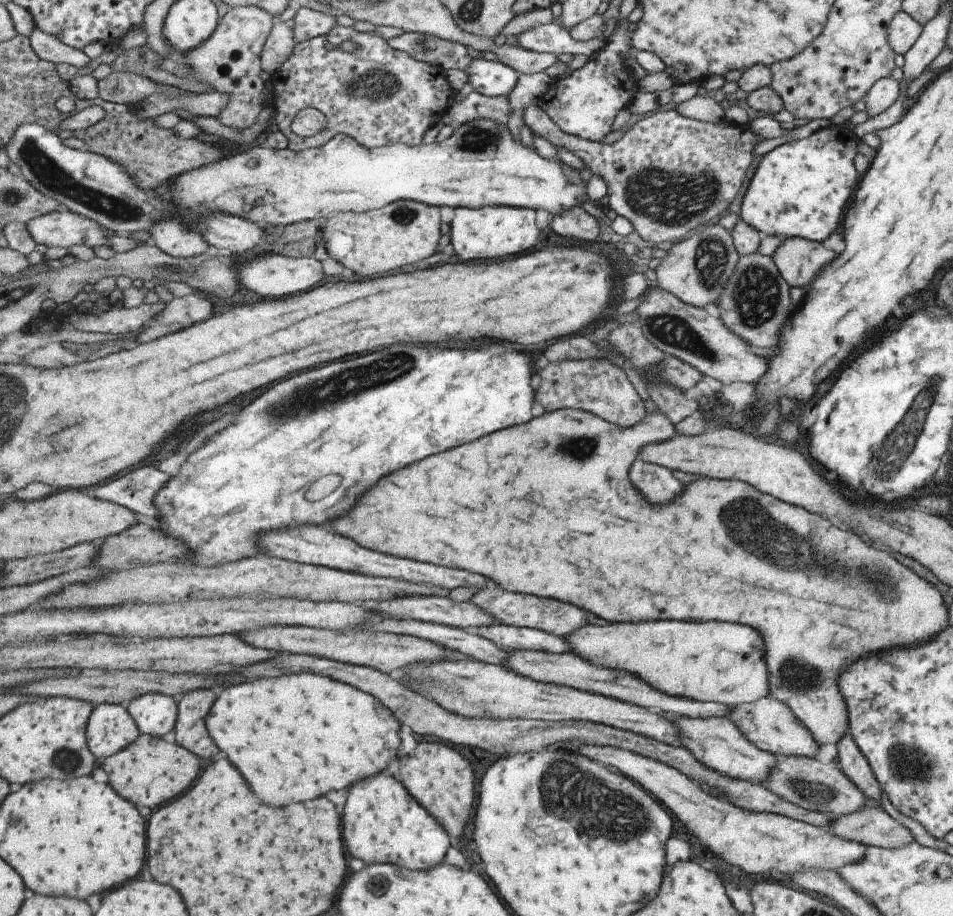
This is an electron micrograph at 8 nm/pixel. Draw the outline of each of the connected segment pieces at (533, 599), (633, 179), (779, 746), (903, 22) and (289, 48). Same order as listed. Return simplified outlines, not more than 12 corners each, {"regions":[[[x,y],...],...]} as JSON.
{"regions":[[[501,586],[470,601],[503,625],[562,638],[587,624],[583,610]],[[675,109],[613,144],[532,133],[606,184],[606,206],[657,246],[727,208],[762,140]],[[773,697],[730,706],[726,719],[772,755],[819,747]],[[899,10],[886,26],[886,41],[903,54],[922,28]],[[277,21],[260,56],[273,75],[291,58],[292,22]]]}

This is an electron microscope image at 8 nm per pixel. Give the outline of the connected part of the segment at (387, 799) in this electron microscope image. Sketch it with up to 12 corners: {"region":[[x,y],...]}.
{"region":[[355,784],[345,842],[365,864],[439,866],[453,840],[405,788]]}

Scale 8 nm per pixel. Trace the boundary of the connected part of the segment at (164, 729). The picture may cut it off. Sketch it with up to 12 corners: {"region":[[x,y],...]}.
{"region":[[147,693],[132,700],[142,733],[161,737],[176,730],[179,704]]}

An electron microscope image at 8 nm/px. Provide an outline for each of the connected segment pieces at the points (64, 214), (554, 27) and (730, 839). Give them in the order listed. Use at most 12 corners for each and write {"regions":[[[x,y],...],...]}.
{"regions":[[[67,208],[26,225],[47,248],[108,246],[109,230]],[[549,23],[520,33],[518,44],[538,53],[582,54],[605,45],[595,37],[577,42]],[[623,749],[578,752],[628,776],[745,874],[833,871],[864,845],[746,811]]]}

